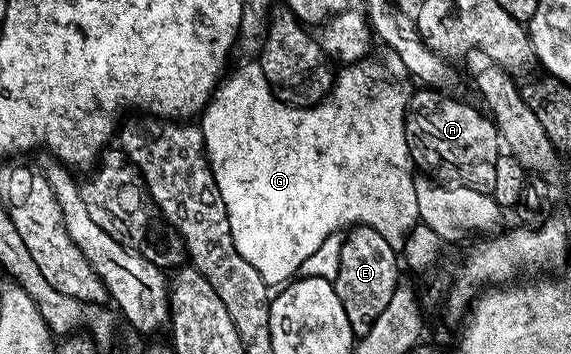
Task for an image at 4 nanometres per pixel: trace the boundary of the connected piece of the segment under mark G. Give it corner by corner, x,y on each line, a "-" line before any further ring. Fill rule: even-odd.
385,53
381,63
362,61
342,66
333,90
314,107
287,105
273,91
260,62
245,62
249,63
243,64
234,75
232,72
214,91
199,116
205,156
209,158
219,197
223,197
231,221
235,249
239,249
243,261
255,265
255,273
265,283
284,285
298,274
303,261
327,237
354,225
383,233
387,245
401,249
419,223
415,172
409,156
411,144
405,132
410,74
403,61
395,54

